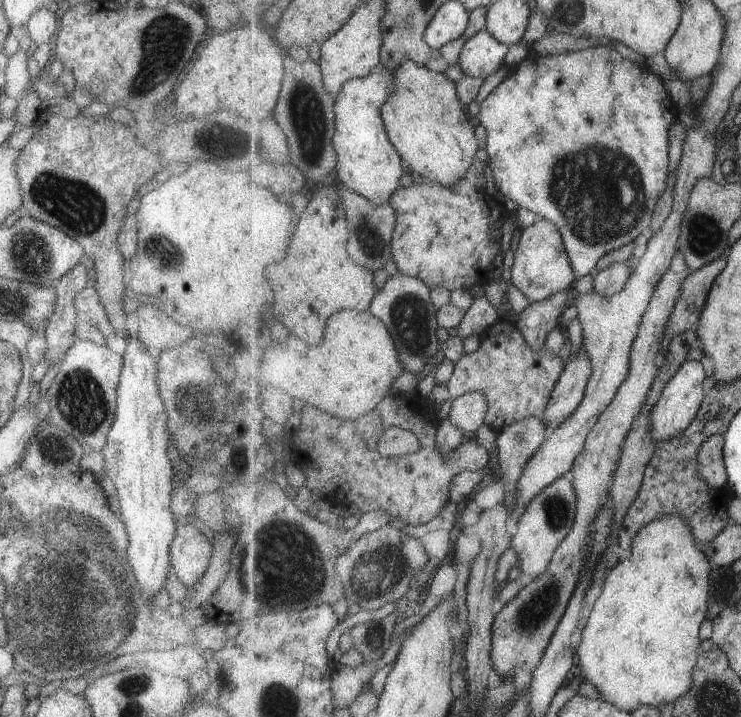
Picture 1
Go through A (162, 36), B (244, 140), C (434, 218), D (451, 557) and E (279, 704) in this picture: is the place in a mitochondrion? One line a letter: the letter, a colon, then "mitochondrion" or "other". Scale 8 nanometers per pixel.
A: mitochondrion
B: mitochondrion
C: other
D: other
E: mitochondrion

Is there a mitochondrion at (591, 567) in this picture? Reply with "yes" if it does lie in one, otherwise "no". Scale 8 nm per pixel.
no

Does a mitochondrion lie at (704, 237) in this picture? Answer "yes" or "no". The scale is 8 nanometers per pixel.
yes

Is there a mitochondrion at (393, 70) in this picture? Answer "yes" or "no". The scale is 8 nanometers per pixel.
no

